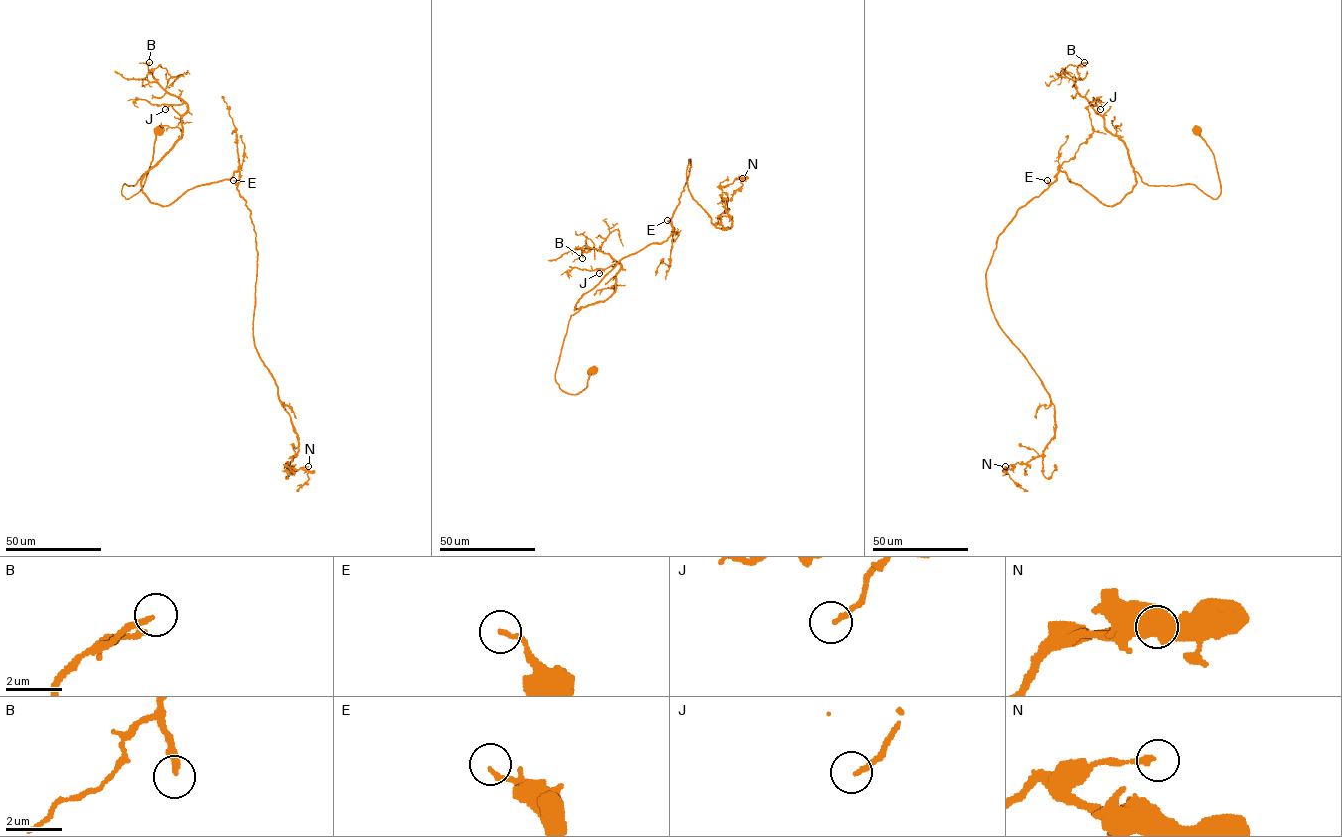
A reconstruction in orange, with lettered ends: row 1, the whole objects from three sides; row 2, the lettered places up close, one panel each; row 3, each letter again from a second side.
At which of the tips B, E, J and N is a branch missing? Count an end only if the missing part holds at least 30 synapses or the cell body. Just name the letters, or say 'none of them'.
none of them

